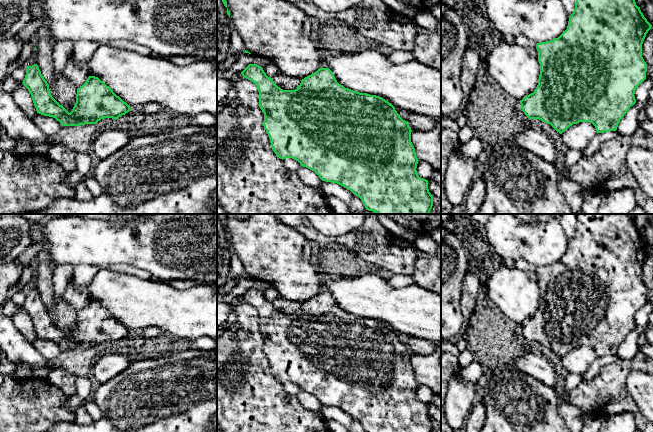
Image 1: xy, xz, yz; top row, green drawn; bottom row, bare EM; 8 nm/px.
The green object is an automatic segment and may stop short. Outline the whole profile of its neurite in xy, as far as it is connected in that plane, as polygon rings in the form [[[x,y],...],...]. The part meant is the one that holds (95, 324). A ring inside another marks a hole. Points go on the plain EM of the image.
[[[37,288],[26,290],[23,309],[31,318],[37,337],[55,342],[62,350],[96,348],[104,342],[118,343],[130,330],[98,301],[89,300],[77,313],[76,327],[69,337],[51,319]]]

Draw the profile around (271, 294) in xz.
[[[269,286],[264,292],[264,296],[270,302],[274,302],[277,298],[280,297],[280,293],[277,289],[272,286]]]

